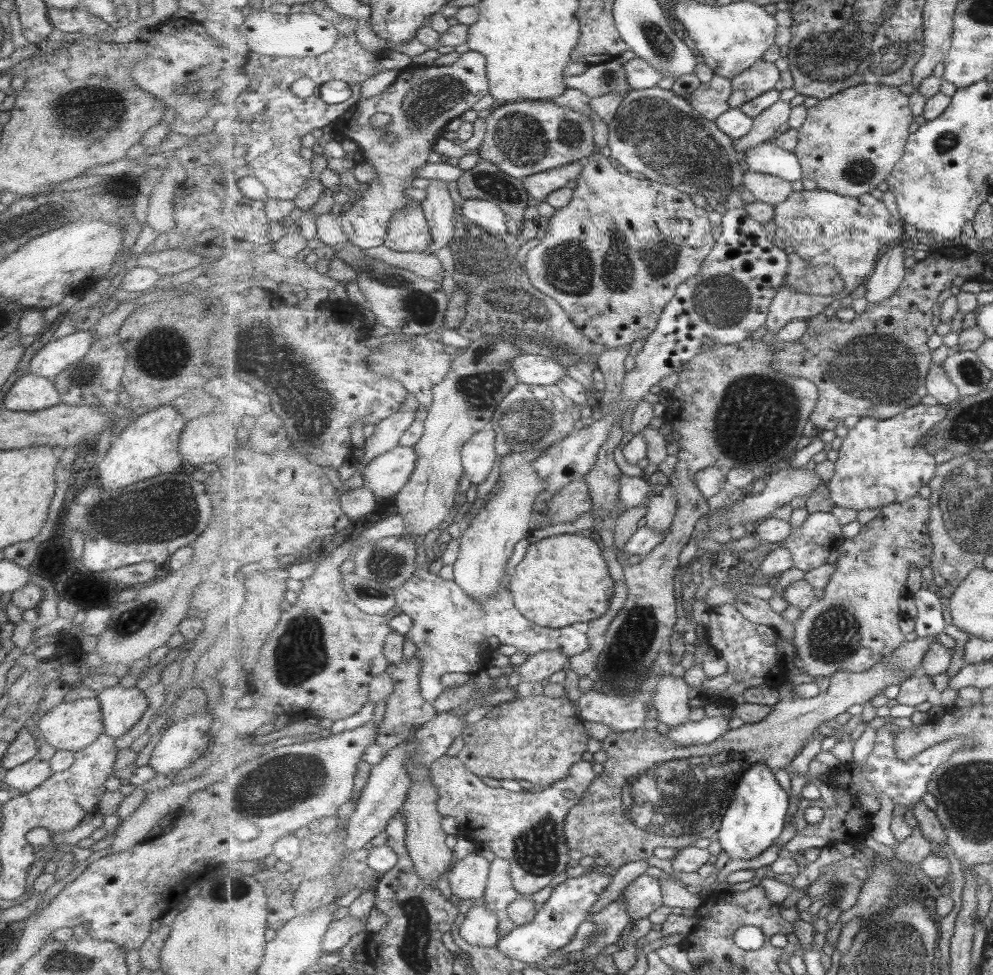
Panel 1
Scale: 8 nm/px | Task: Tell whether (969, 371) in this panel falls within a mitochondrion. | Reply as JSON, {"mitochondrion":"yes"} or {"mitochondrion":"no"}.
{"mitochondrion":"yes"}

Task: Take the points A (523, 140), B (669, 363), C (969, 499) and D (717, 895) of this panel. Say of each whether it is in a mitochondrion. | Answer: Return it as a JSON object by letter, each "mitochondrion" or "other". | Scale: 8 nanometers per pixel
{"A":"mitochondrion","B":"other","C":"mitochondrion","D":"other"}

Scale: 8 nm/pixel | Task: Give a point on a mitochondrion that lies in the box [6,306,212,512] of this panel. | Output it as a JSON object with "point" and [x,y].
{"point":[161,356]}

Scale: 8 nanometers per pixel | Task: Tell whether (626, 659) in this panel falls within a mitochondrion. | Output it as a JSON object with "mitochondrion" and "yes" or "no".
{"mitochondrion":"yes"}

